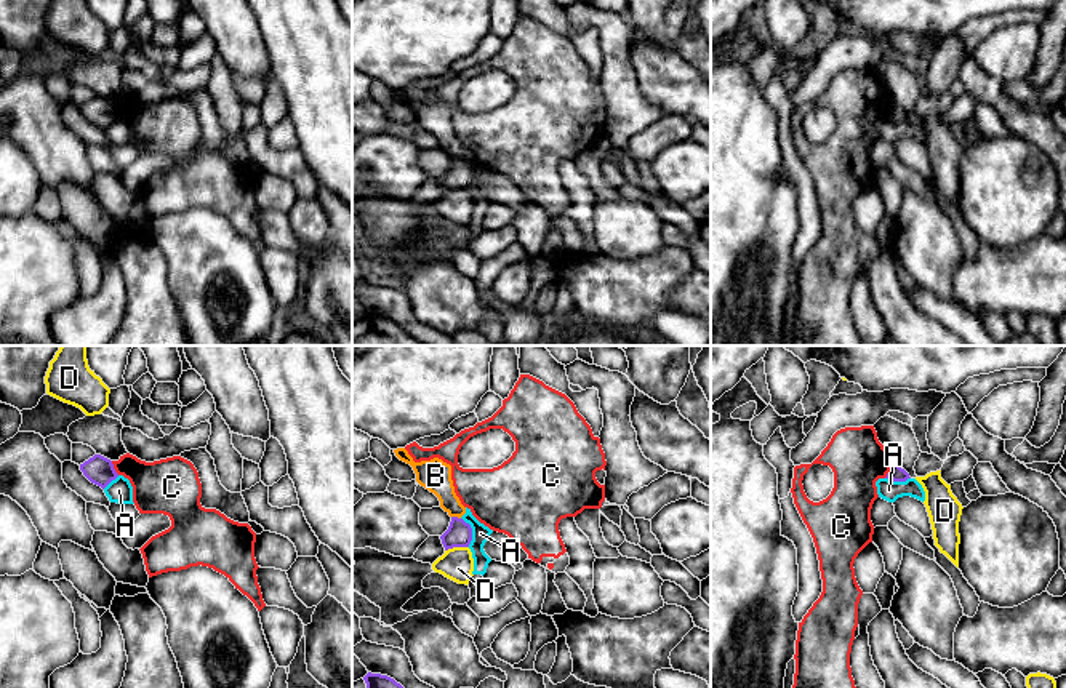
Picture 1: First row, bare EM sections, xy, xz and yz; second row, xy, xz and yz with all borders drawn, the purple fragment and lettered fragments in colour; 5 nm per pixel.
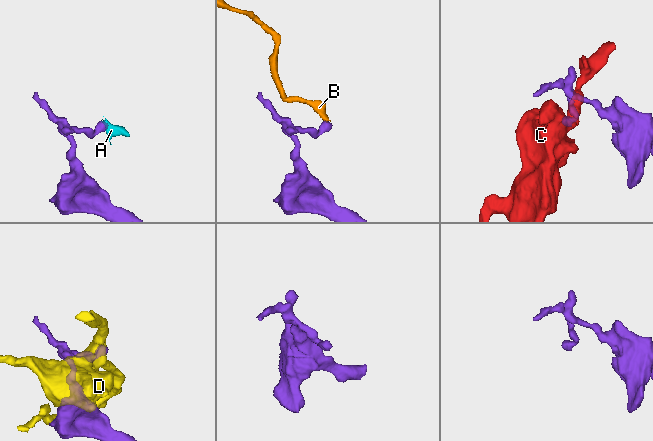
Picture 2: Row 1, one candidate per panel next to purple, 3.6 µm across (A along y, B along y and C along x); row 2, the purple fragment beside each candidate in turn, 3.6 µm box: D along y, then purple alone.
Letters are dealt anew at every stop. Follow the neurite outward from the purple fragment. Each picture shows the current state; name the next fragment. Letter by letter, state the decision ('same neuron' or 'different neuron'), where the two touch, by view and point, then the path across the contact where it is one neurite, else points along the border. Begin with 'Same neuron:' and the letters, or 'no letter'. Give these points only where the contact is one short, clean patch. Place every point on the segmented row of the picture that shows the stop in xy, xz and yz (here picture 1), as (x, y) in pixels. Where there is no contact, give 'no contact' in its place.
Same neuron: no letter
A: different neuron; contact xz (471, 532); border xz (461, 517), (471, 528), (469, 546)
B: different neuron; contact xz (456, 517); border xz (452, 516), (460, 519)
C: different neuron; contact yz (890, 471); border yz (892, 463), (884, 477)
D: different neuron; contact xz (456, 546)

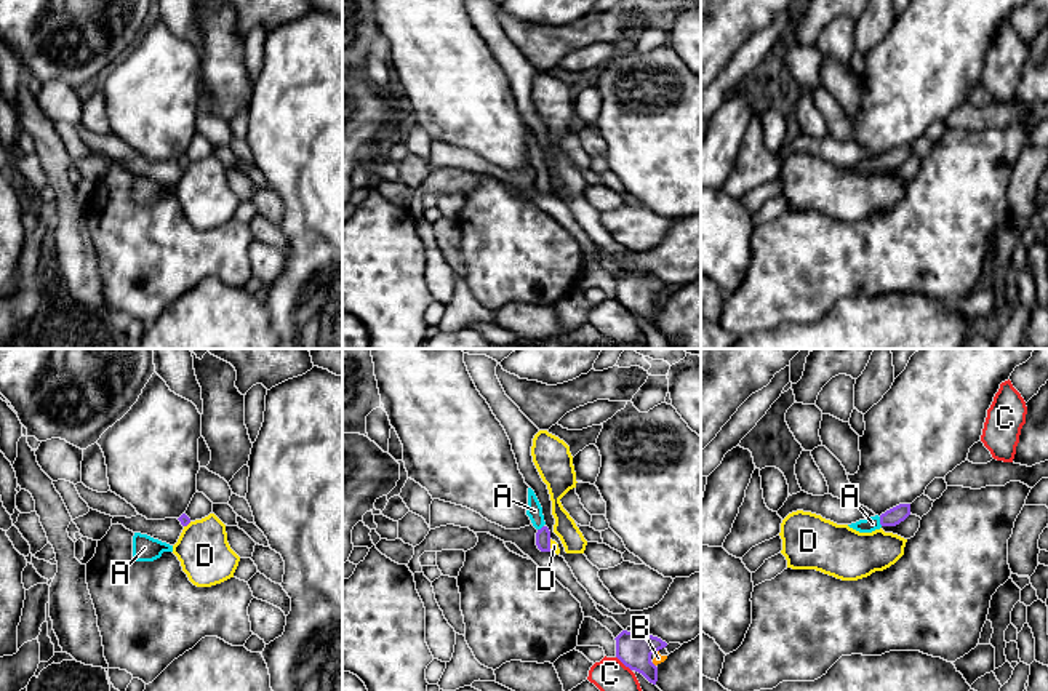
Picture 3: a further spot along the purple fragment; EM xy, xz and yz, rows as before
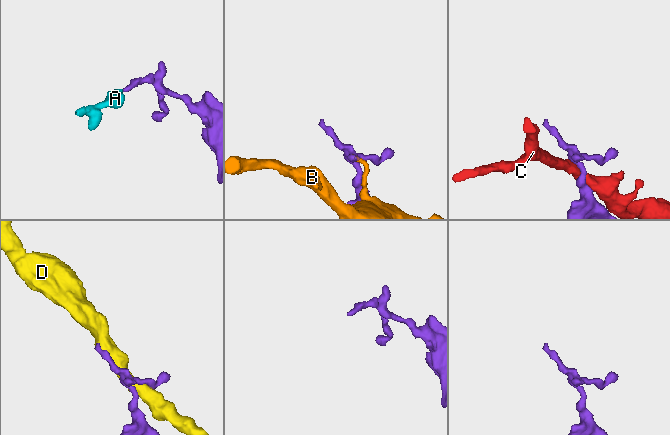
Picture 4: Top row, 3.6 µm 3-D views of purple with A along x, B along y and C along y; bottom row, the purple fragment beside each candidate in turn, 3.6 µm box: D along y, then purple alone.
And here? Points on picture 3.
Same neuron: A
A: same neuron; contact yz (880, 522); way yz (898, 514), (880, 522), (872, 523)
B: different neuron; contact xz (655, 650)
C: different neuron; contact xz (624, 664)
D: different neuron; contact xz (549, 546)

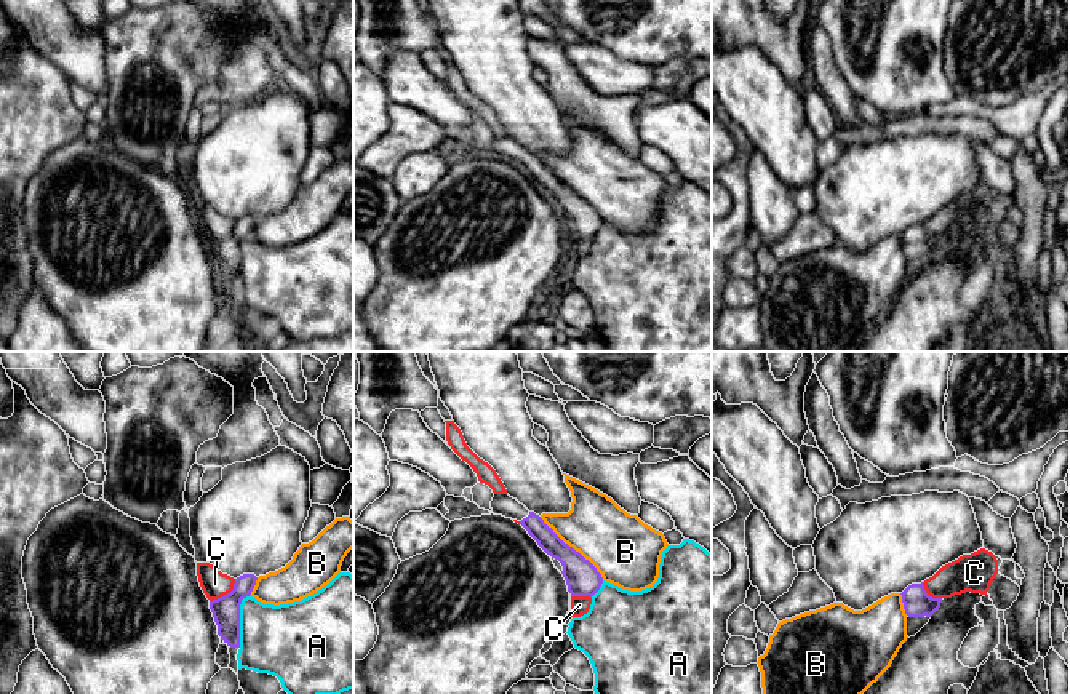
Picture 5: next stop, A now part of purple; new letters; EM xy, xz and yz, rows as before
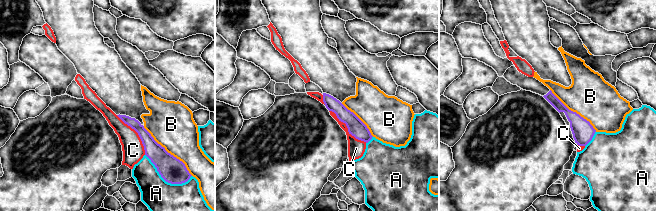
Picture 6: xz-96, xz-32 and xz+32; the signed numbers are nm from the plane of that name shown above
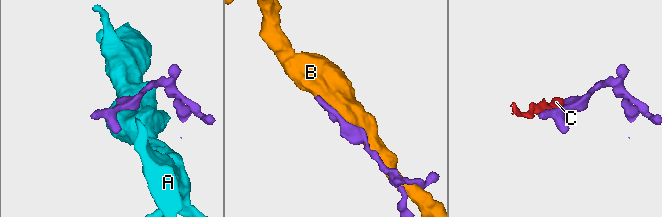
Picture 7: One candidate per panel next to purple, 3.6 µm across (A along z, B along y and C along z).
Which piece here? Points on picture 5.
Same neuron: no letter
A: different neuron; contact xy (239, 619)
B: different neuron; contact xz (571, 547)
C: different neuron; contact xy (227, 594)

